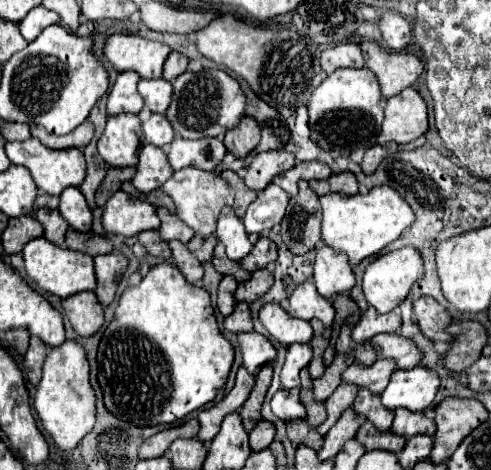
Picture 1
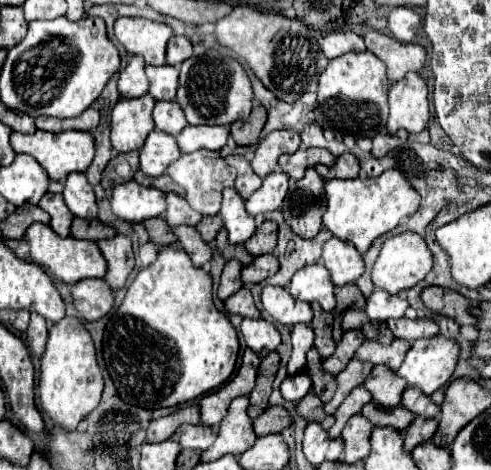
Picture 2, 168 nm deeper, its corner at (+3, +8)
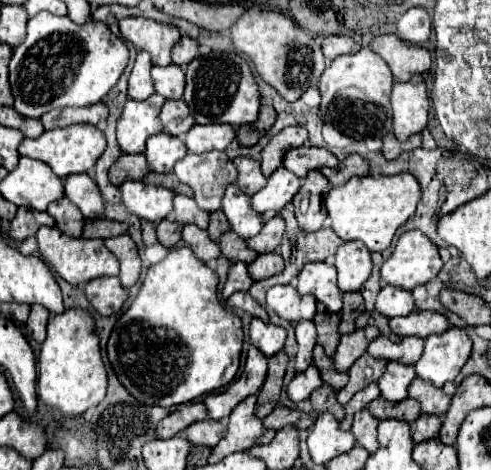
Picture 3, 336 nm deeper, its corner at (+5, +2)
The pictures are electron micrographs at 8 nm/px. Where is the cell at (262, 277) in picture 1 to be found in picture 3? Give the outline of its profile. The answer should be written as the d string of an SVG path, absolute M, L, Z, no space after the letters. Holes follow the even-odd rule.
M271 252L271 254L259 254L255 258L255 262L249 264L251 276L255 276L257 280L263 280L267 276L279 274L283 268L285 268L283 258L279 258L279 254L275 254L275 252Z

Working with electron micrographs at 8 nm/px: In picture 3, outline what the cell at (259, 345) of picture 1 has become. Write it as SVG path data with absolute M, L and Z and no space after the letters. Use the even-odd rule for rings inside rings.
M253 318L251 328L249 328L249 336L251 336L251 344L255 348L259 348L267 358L277 354L287 338L287 330L275 324L267 324L259 318Z

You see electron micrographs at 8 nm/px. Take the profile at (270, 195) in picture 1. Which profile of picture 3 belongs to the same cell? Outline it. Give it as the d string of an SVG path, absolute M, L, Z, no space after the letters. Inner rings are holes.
M279 166L275 170L275 174L269 176L269 182L263 190L259 190L251 200L253 200L253 208L263 214L267 210L281 210L285 204L289 204L293 200L293 196L297 194L297 190L301 188L301 180L289 172L285 166Z

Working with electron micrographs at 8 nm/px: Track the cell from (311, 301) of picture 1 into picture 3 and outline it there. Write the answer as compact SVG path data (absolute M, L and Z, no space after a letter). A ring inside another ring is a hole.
M307 262L297 278L299 294L313 294L331 312L341 310L341 290L337 286L337 270L327 262Z

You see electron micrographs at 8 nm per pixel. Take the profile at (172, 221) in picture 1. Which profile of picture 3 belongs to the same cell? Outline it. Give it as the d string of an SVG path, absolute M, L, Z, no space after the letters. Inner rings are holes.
M183 194L175 196L175 208L171 218L181 224L197 224L199 228L207 228L209 224L209 212L201 210L193 198Z

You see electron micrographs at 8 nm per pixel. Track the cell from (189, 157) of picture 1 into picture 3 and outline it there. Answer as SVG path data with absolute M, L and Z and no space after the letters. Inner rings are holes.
M195 124L185 136L185 144L189 152L201 154L207 150L225 150L233 138L235 128L231 124Z

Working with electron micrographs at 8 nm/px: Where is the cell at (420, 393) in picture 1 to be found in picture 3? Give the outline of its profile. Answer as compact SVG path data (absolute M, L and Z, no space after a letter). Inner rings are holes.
M451 326L443 334L433 334L425 340L425 350L419 362L415 362L415 372L419 378L431 380L435 386L443 386L455 380L463 364L471 354L471 338L465 328Z

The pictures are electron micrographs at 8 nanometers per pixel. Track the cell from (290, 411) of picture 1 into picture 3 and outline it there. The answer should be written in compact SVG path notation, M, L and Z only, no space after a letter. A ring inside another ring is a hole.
M309 366L305 372L297 374L291 380L291 384L287 388L287 394L293 402L301 402L301 400L307 400L321 384L323 384L323 380L321 380L319 370L315 366Z

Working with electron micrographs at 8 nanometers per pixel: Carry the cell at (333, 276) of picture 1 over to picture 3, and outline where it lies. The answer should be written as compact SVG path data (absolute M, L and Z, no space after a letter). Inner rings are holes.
M359 240L345 242L335 254L335 268L339 272L339 288L343 292L361 290L373 270L369 248Z

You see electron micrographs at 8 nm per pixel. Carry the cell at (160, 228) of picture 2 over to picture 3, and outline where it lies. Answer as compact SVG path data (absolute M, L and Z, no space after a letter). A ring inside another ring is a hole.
M169 218L161 220L161 222L157 224L157 238L159 238L159 242L161 242L165 248L175 248L175 246L179 246L179 244L181 244L181 228L183 228L183 224L179 224L179 222L175 222L175 220L169 220Z

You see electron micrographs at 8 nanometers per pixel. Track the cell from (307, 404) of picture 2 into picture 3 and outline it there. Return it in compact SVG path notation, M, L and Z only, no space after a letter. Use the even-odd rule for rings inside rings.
M323 384L311 398L313 408L321 414L321 412L331 412L337 416L337 420L341 420L345 416L343 406L337 402L337 390L333 390L329 384Z

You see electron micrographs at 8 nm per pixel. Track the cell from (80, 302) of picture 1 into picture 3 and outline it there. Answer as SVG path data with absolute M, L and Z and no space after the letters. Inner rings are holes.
M103 276L87 282L85 286L87 300L101 316L113 316L117 314L125 300L127 300L127 288L123 288L119 276Z

